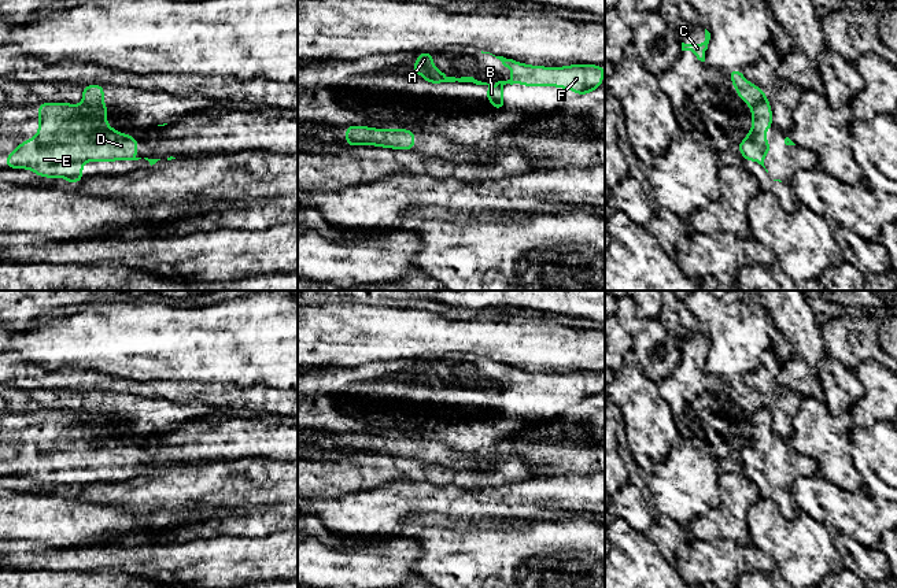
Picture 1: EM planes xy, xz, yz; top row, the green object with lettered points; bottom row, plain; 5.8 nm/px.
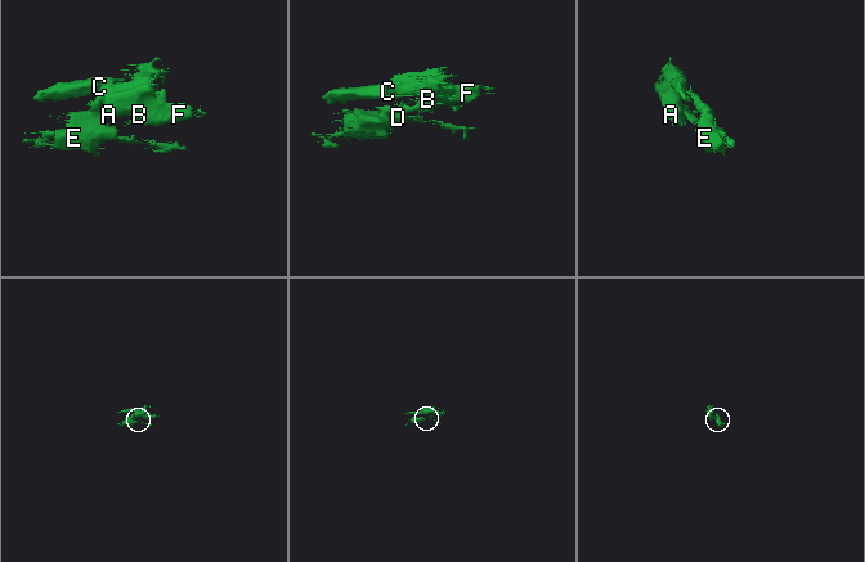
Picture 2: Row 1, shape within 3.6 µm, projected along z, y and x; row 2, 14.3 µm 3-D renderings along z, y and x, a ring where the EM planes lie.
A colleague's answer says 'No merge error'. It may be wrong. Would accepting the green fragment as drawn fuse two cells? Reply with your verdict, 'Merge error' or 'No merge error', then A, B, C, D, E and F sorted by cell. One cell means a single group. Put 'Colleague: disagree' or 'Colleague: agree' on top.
Colleague: disagree
Merge error. Groups: A B C F / D E

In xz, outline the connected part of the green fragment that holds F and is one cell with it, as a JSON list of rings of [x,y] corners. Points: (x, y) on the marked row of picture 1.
[[[418,52],[417,62],[410,69],[421,75],[427,84],[444,82],[473,82],[476,85],[487,85],[487,100],[494,110],[505,110],[505,99],[502,86],[506,84],[520,84],[524,86],[555,86],[561,89],[572,89],[575,95],[586,96],[603,85],[605,66],[598,64],[568,64],[562,67],[546,67],[524,64],[521,62],[495,56],[502,64],[513,71],[513,77],[507,81],[498,81],[494,86],[487,82],[475,79],[473,77],[447,77],[442,70],[432,64],[435,53]]]

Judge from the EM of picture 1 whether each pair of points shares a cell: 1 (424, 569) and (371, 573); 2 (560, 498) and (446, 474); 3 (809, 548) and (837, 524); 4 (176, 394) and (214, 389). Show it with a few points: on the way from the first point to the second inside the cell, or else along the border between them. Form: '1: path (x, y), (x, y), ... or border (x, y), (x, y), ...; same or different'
1: border (413, 537), (420, 548), (412, 566), (416, 573); different
2: border (509, 480), (495, 485), (476, 485), (465, 490); different
3: border (804, 511), (834, 533); different
4: path (185, 392), (205, 391); same

